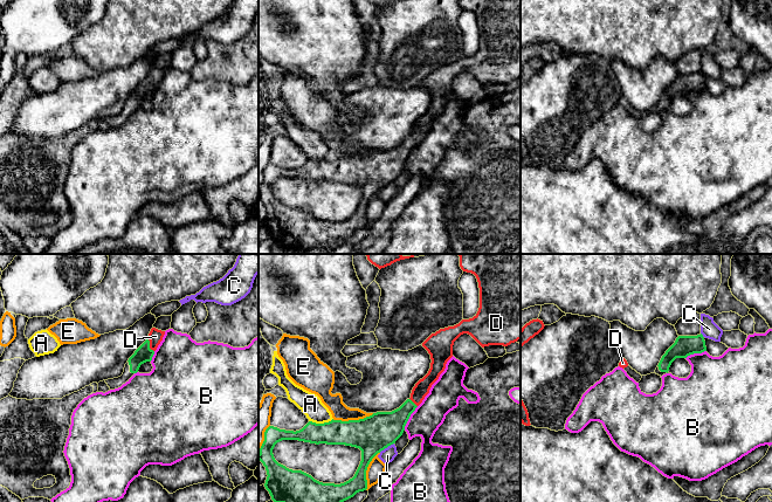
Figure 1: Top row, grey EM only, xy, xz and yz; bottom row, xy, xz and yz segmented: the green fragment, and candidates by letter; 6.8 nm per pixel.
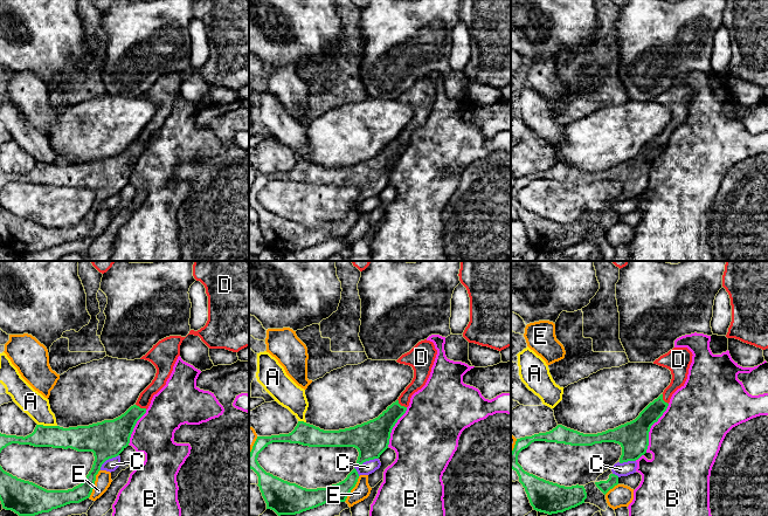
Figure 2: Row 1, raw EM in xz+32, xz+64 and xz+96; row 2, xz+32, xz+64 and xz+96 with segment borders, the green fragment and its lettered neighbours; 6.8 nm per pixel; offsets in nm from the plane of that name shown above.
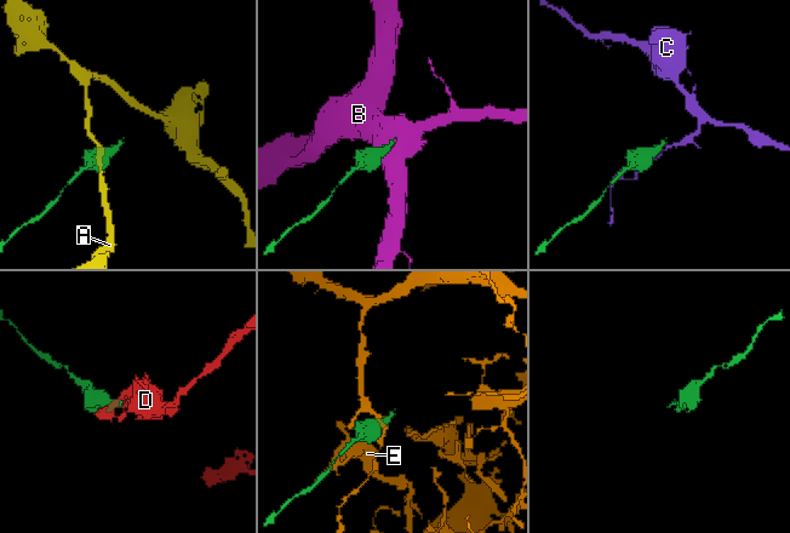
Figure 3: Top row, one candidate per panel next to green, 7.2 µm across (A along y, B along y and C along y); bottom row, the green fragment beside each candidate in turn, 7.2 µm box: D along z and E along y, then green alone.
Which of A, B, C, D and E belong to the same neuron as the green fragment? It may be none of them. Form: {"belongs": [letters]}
{"belongs": ["D"]}

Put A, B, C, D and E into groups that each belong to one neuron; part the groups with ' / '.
A / B / C / D / E

